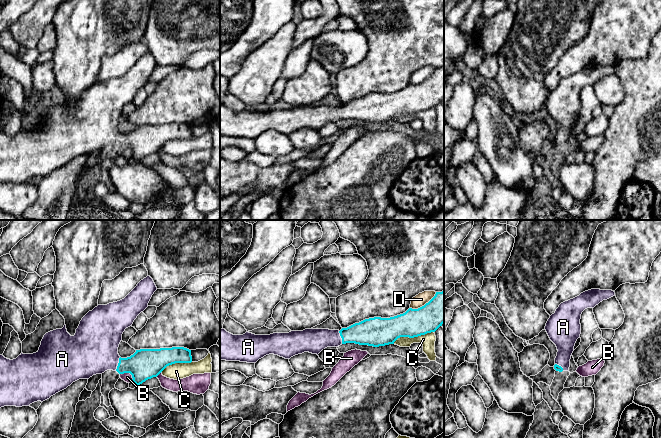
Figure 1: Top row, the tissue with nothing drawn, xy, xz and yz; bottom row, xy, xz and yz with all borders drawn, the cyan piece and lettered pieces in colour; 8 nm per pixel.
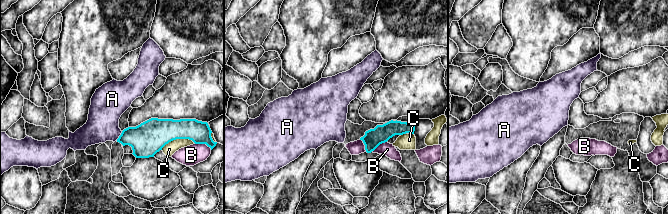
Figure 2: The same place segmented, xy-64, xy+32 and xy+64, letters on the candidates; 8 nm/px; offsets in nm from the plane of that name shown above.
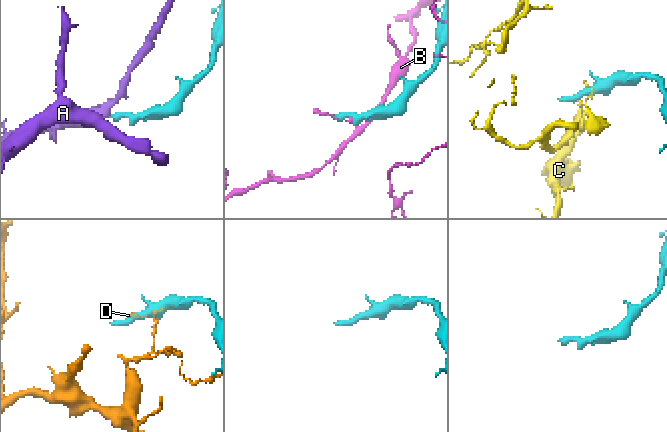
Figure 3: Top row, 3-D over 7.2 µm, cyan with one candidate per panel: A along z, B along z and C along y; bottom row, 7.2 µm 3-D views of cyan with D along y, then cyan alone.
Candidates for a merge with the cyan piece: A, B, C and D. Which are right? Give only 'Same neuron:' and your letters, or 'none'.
Same neuron: A

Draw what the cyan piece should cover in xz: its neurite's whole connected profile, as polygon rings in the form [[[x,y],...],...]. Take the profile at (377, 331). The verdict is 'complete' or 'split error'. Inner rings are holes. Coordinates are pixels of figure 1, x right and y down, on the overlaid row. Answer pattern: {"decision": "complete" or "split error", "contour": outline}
{"decision": "split error", "contour": [[[444,291],[436,292],[435,296],[418,309],[409,308],[405,313],[390,317],[374,317],[355,323],[339,330],[305,329],[289,333],[273,333],[270,335],[255,335],[246,332],[243,335],[233,335],[225,329],[220,329],[220,359],[256,363],[266,355],[274,354],[285,359],[309,352],[319,354],[327,347],[338,347],[346,343],[368,345],[373,347],[394,344],[400,337],[414,338],[435,332],[444,323]]]}

